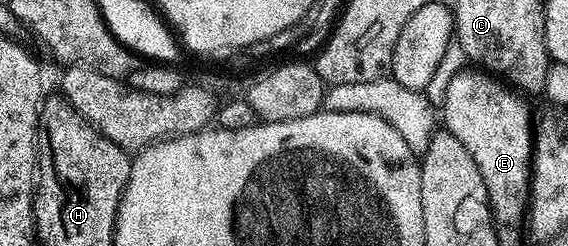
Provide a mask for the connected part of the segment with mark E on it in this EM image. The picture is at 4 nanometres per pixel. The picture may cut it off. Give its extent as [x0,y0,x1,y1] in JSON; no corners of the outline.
[440,69,534,224]

